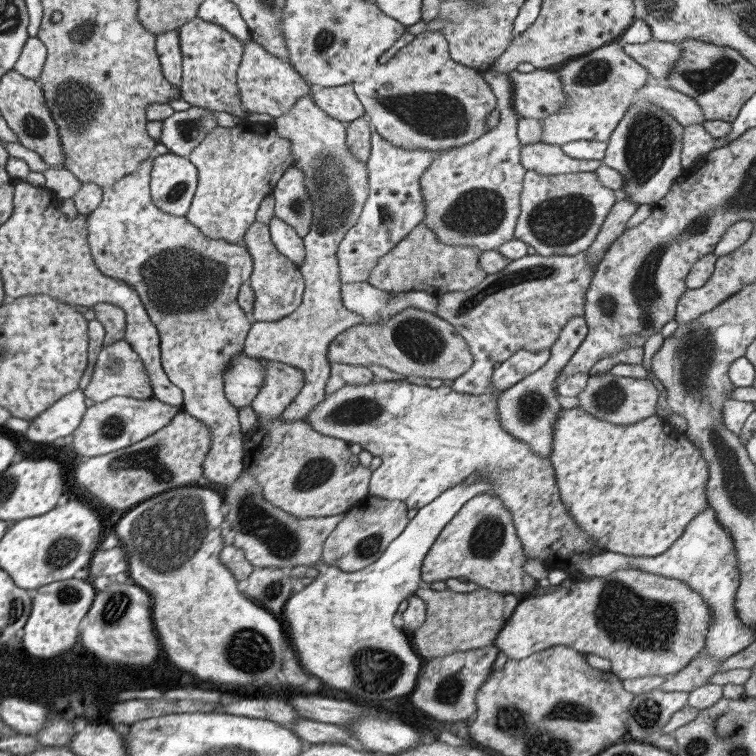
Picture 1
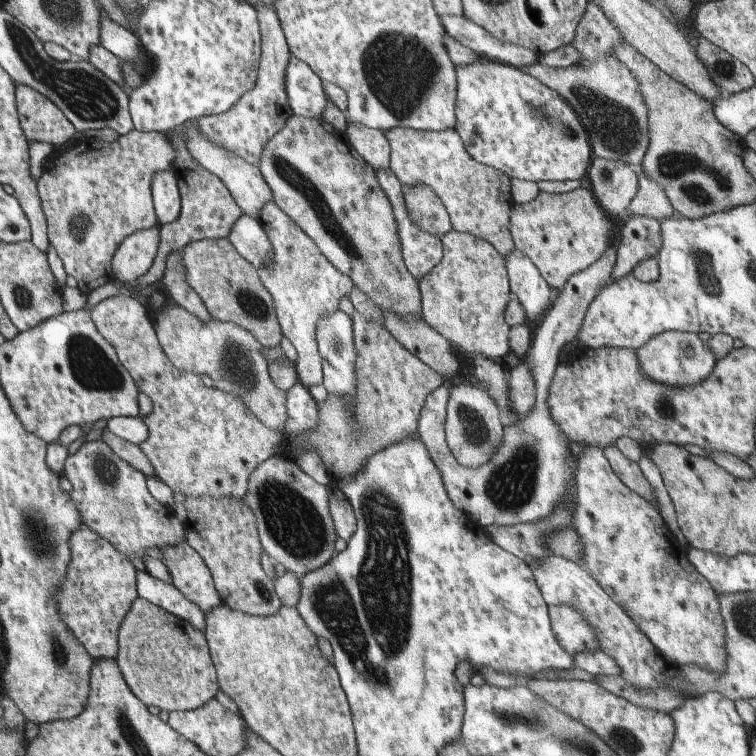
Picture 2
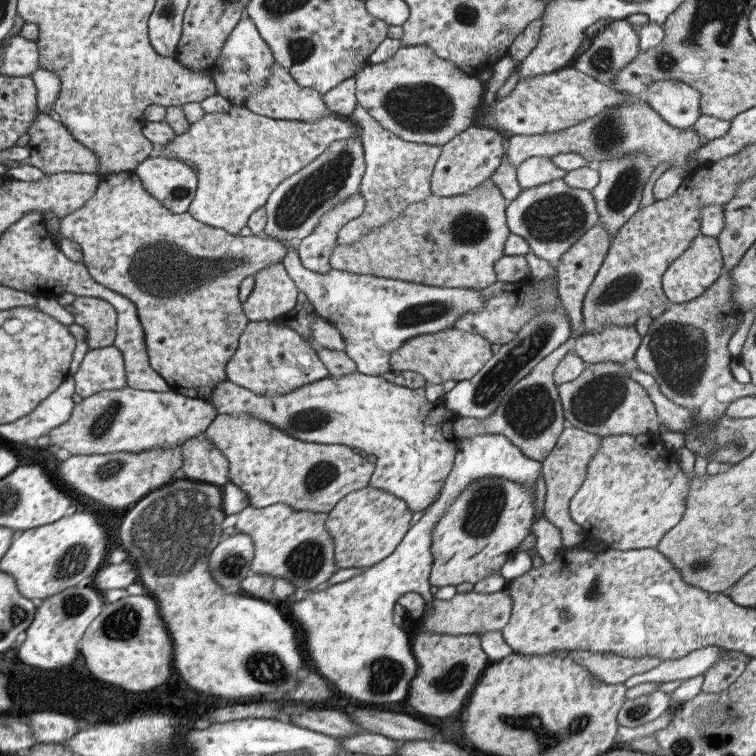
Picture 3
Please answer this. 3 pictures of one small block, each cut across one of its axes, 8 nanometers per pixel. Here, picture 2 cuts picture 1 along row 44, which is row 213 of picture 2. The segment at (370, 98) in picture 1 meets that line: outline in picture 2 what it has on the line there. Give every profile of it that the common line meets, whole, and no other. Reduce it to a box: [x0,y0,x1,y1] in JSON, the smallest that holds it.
[401,184,452,238]

